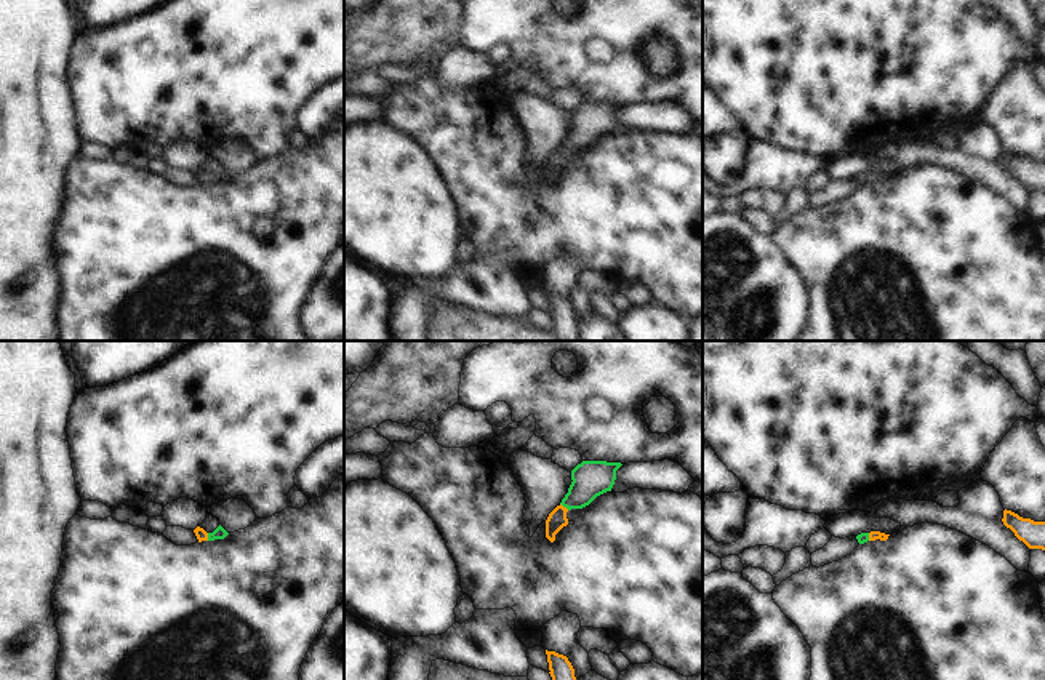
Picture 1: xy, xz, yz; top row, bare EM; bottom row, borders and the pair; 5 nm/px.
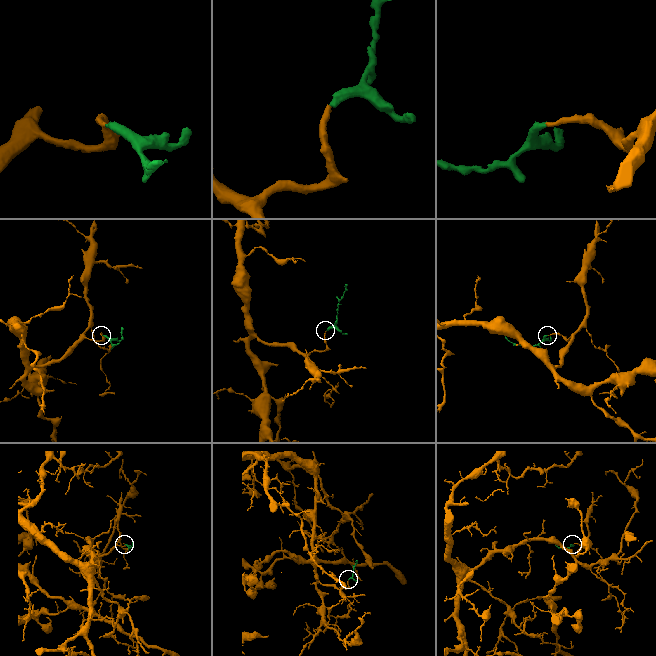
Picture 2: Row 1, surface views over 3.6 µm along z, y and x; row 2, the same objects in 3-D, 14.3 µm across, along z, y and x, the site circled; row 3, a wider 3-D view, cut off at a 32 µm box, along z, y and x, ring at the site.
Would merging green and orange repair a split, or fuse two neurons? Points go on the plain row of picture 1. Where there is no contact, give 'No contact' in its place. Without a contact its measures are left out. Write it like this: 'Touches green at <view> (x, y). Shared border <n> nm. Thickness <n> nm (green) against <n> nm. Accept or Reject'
Touches green at xz (565, 148). Shared border 60 nm. Thickness 190 nm (green) against 100 nm. Accept.

